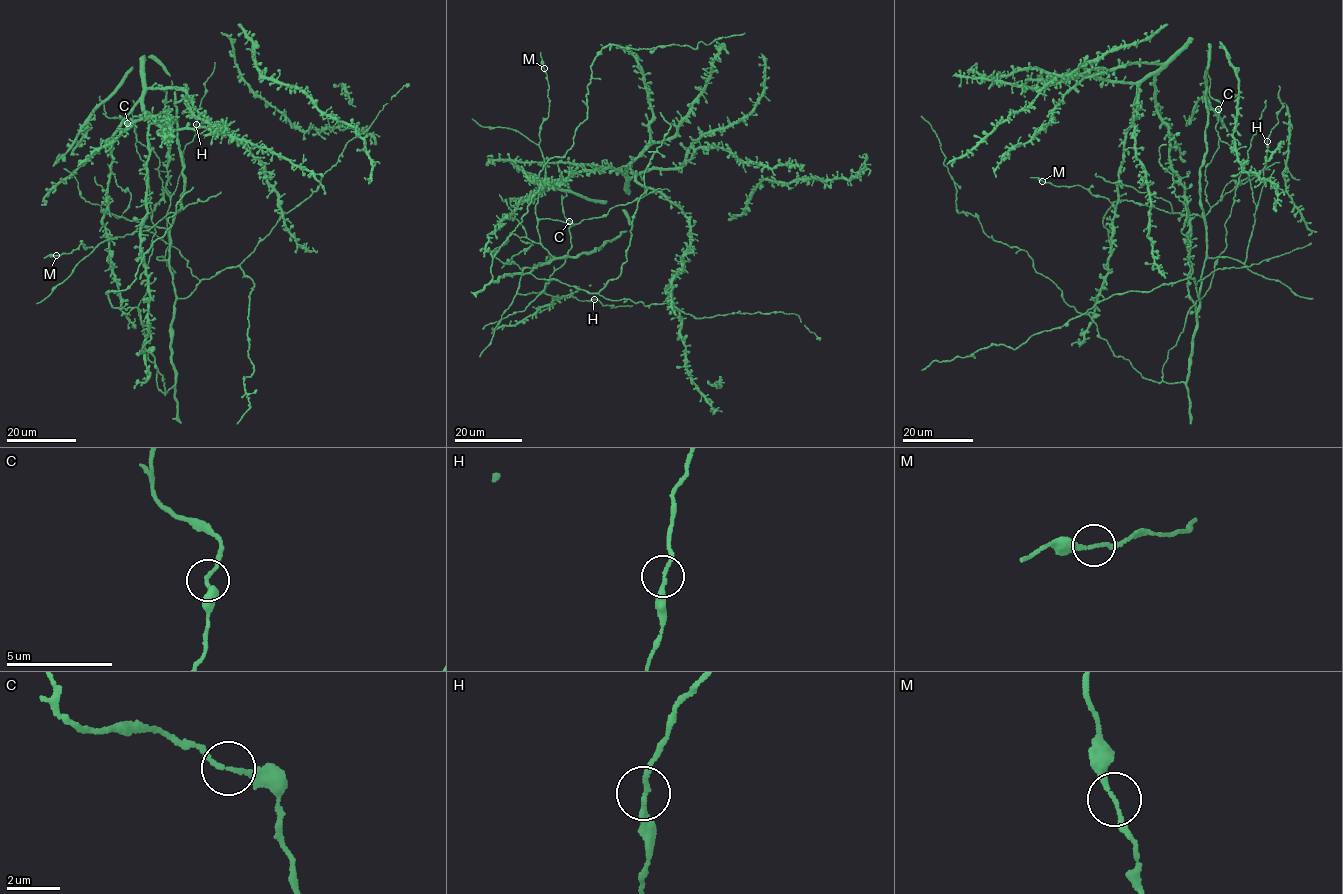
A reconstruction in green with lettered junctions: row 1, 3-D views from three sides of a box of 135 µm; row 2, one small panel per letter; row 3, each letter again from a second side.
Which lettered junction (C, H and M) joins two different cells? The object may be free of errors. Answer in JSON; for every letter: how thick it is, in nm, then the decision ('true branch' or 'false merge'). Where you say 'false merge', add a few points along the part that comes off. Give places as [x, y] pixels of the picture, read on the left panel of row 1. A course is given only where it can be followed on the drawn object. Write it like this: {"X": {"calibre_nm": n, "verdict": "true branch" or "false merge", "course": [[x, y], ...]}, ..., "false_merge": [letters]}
{"C": {"calibre_nm": 160, "verdict": "true branch"}, "H": {"calibre_nm": 180, "verdict": "true branch"}, "M": {"calibre_nm": 150, "verdict": "true branch"}, "false_merge": []}

